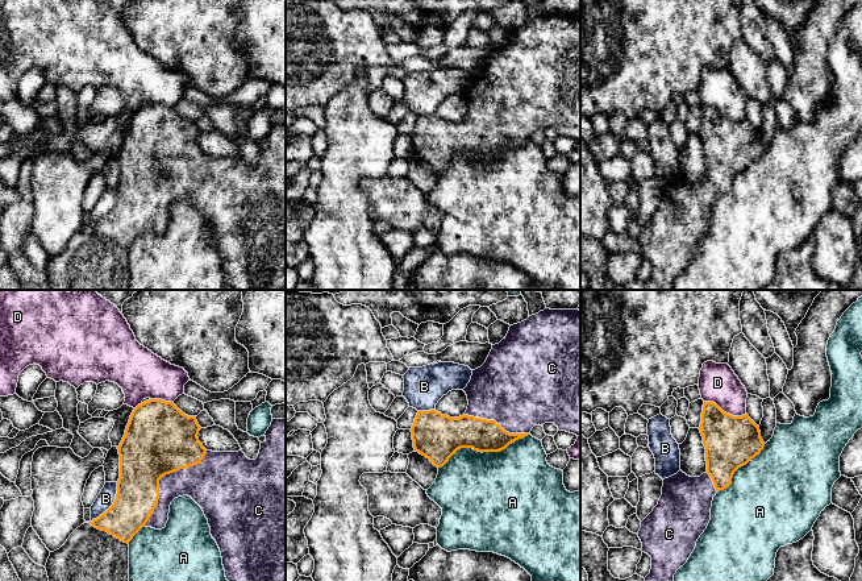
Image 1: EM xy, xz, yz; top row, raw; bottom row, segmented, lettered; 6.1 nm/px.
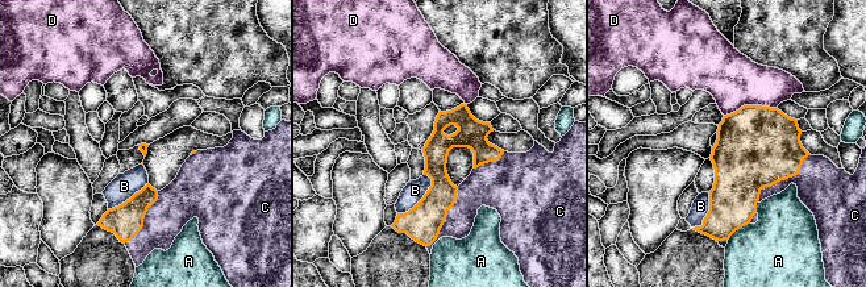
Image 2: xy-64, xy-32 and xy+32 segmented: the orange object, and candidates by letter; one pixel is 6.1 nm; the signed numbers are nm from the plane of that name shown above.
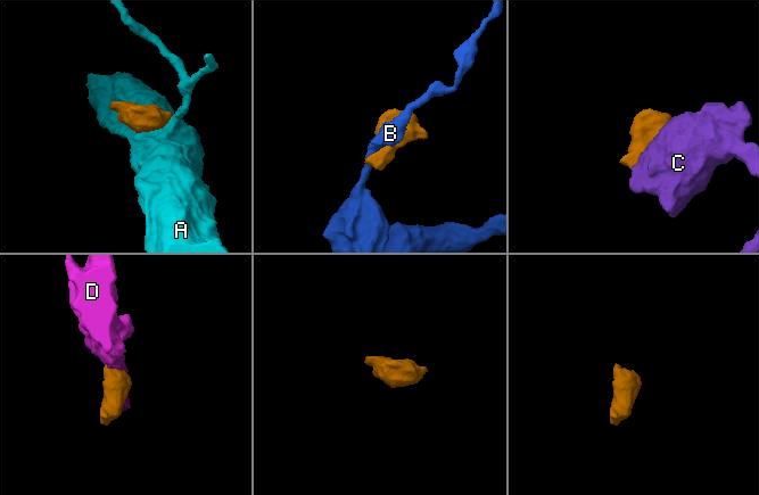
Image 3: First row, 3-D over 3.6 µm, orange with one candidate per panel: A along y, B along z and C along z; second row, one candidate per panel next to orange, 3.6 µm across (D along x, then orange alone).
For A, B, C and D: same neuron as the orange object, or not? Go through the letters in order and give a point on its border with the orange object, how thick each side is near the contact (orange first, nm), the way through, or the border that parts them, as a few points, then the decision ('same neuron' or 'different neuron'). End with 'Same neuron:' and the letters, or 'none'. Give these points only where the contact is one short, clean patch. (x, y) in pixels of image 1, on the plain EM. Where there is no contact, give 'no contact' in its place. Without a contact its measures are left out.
A: meets orange in xz at (483, 156); 220 nm thick on the orange side, 480 nm on the other; different neuron
B: meets orange in xy at (113, 208); 260 nm thick on the orange side, 100 nm on the other; border along xy (119, 186), (115, 206), (91, 227); different neuron
C: meets orange in xy at (162, 181); 440 nm thick on the orange side, 220 nm on the other; same neuron
D: meets orange in yz at (725, 117); 320 nm thick on the orange side, 240 nm on the other; different neuron
Same neuron: C

